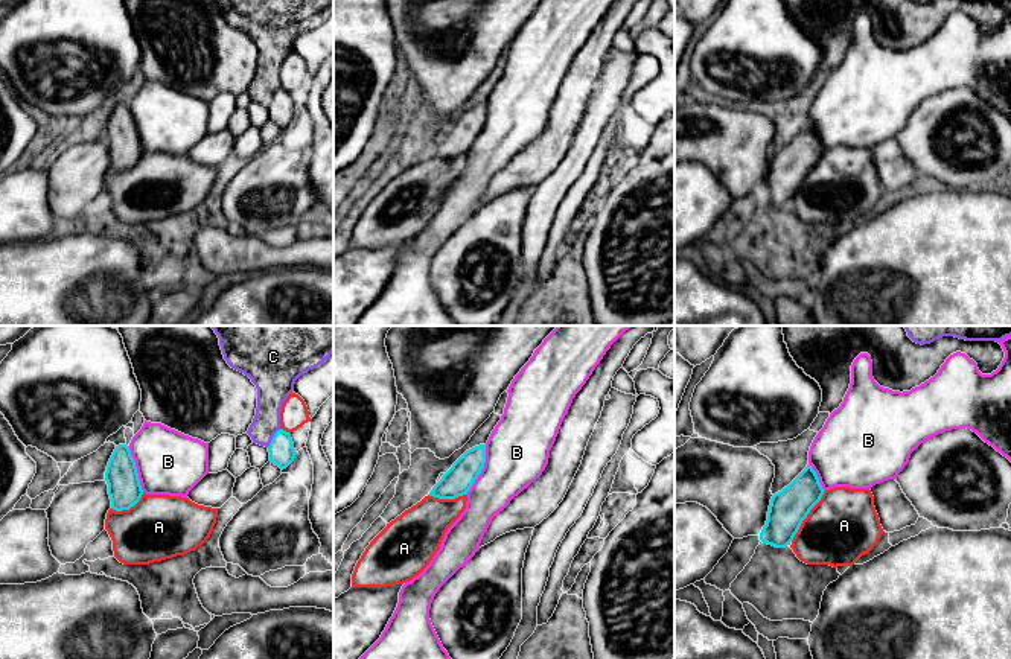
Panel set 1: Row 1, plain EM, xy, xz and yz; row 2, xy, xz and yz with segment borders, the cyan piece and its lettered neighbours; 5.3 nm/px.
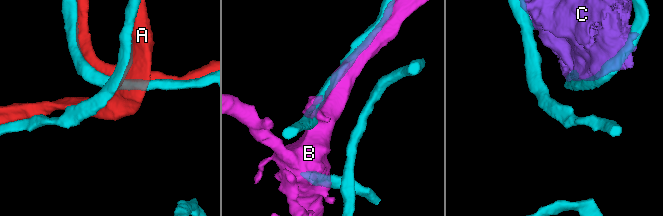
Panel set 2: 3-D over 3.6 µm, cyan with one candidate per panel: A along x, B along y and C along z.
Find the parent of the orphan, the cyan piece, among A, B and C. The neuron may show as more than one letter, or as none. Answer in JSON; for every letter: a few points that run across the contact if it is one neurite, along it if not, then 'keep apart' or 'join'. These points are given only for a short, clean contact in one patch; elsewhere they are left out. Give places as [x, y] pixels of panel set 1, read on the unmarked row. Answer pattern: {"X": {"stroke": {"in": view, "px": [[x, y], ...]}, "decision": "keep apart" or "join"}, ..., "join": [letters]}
{"A": {"decision": "join"}, "B": {"decision": "keep apart"}, "C": {"decision": "keep apart"}, "join": ["A"]}

